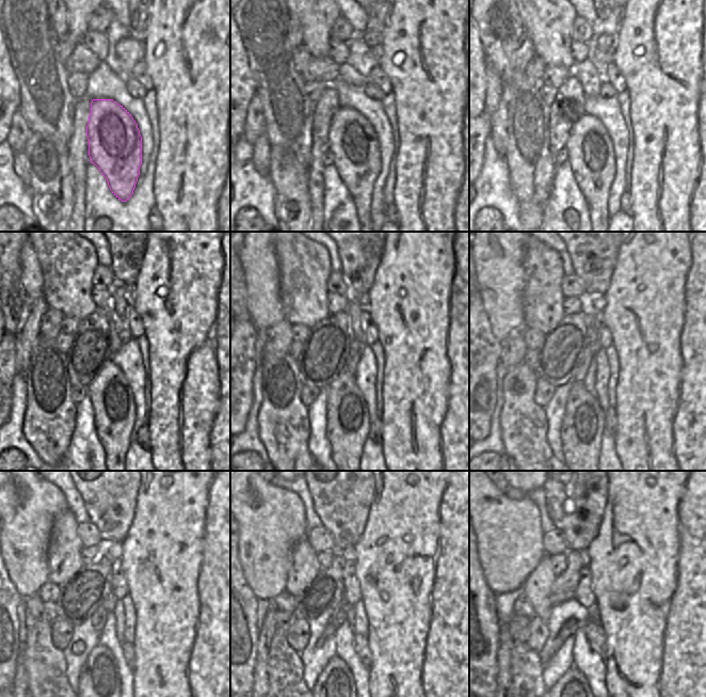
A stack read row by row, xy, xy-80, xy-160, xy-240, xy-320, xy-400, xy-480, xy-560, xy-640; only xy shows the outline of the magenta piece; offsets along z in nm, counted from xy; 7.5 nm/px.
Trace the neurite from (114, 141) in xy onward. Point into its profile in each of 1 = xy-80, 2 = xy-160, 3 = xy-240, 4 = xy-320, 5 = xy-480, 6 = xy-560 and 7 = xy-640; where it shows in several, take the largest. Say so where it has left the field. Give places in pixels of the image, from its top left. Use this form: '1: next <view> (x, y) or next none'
1: next xy-80 (353, 142)
2: next xy-160 (590, 148)
3: next xy-240 (113, 406)
4: next xy-320 (348, 426)
5: next xy-480 (99, 683)
6: next xy-560 (335, 687)
7: next xy-640 (573, 687)

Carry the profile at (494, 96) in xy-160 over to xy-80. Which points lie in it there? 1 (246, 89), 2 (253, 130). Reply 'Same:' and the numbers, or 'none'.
Same: 2

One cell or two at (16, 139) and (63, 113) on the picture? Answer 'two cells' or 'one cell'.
two cells

